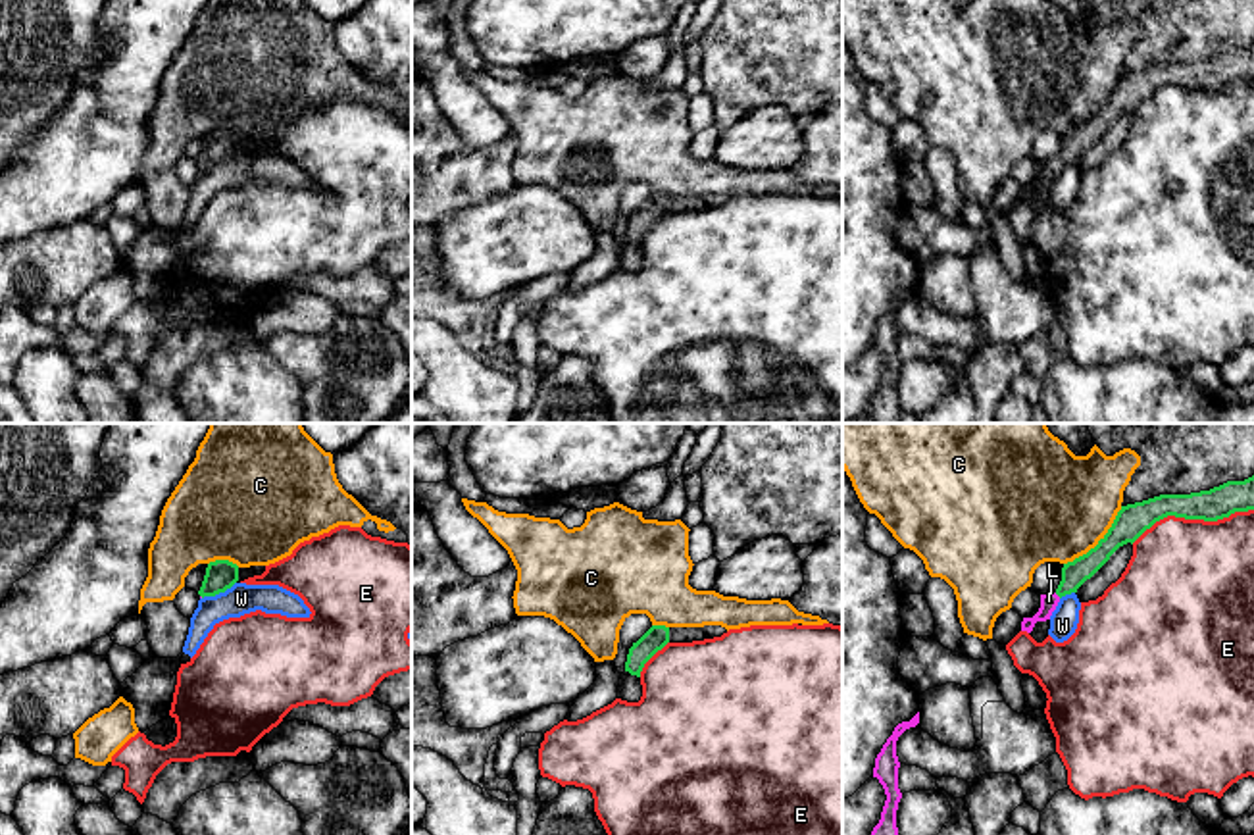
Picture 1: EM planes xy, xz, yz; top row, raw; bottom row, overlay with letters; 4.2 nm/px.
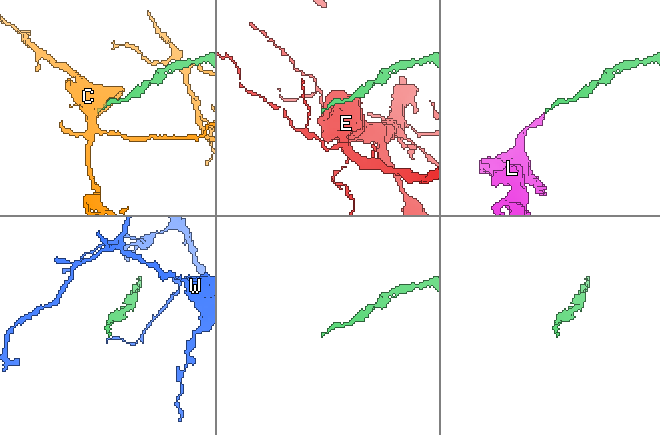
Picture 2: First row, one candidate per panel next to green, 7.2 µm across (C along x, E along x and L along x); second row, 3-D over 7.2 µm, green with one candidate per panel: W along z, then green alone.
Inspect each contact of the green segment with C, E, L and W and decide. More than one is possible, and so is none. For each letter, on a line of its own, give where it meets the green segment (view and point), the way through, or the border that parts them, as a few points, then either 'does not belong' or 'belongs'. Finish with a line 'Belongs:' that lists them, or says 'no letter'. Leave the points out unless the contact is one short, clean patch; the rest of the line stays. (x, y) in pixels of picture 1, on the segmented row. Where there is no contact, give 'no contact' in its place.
C: contact yz (1099, 541); does not belong
E: contact yz (1191, 518); does not belong
L: contact yz (1058, 595); way yz (1074, 574), (1058, 595), (1049, 601); belongs
W: contact xy (218, 593); does not belong
Belongs: L

